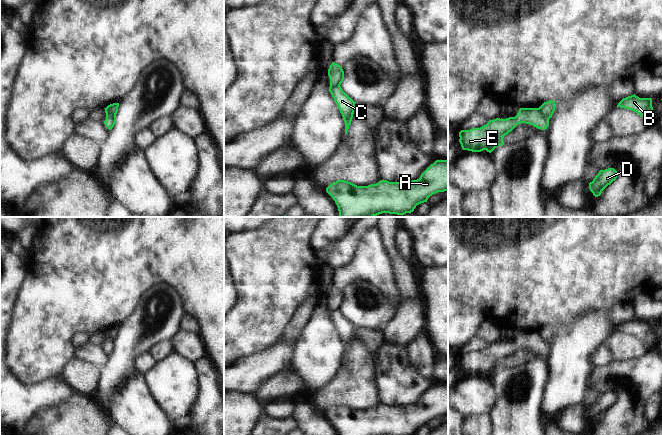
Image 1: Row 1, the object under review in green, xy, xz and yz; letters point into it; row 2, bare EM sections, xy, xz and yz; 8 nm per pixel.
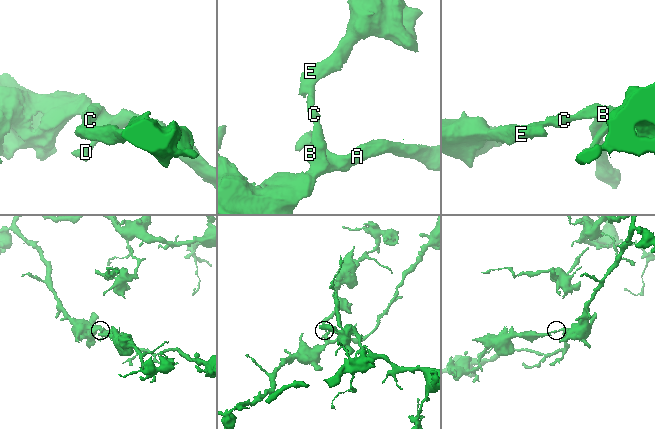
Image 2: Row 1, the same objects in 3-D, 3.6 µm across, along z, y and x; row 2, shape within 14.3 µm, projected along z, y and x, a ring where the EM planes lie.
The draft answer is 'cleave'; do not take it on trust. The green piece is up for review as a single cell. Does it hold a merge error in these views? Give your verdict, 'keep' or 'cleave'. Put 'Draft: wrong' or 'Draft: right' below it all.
cleave
Draft: right

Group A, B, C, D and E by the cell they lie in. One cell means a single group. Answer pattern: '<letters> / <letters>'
A B C D / E

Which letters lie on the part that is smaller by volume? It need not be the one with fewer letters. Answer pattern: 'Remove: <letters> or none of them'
Remove: E

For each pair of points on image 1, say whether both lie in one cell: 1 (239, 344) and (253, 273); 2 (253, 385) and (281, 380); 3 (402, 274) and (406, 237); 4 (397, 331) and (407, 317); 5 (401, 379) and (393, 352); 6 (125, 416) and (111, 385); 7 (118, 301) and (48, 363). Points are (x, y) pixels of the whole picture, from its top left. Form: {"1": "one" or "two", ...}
{"1": "one", "2": "two", "3": "two", "4": "one", "5": "one", "6": "two", "7": "one"}

